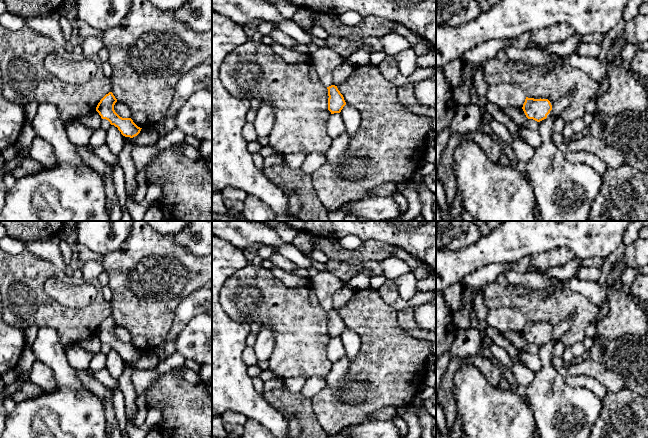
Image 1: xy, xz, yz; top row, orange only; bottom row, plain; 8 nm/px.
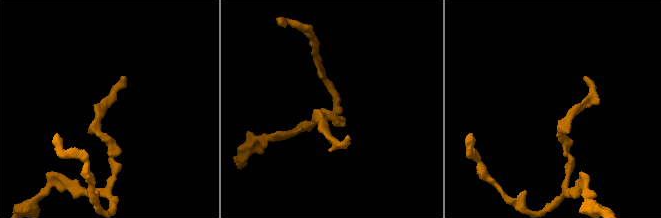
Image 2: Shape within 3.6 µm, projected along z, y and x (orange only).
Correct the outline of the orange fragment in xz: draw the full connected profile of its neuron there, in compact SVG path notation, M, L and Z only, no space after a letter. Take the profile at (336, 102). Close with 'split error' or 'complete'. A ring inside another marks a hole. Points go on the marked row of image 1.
M331 85L328 89L328 110L331 114L340 113L346 105L343 95L338 90L337 86Z; complete

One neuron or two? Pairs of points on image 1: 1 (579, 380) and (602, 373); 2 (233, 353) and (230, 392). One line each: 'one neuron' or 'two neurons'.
1: two neurons
2: one neuron

